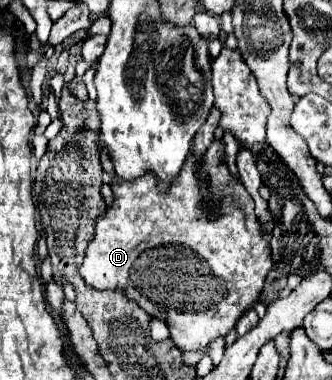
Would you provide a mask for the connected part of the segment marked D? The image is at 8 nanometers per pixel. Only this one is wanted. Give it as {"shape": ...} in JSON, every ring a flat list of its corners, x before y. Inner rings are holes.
{"shape":[[209,148,201,158,189,154,179,176,173,178,167,190,159,188,159,180,153,172,145,172,131,182,113,176,111,190,113,202,105,208,103,216,97,218,95,238,89,242,83,262,77,266,85,284,97,290,123,292,151,318,163,320,171,332,171,340,181,352,203,350,213,340,225,338,241,314,253,308,273,266,269,236,255,214,253,198,243,182,229,172,225,148],[203,172,211,196,209,202,205,202,201,194,203,180,199,174]]}

